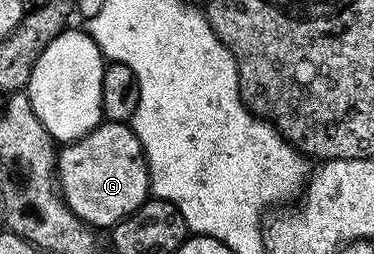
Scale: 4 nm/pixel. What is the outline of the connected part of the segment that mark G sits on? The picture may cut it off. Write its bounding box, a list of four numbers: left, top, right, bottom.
[57,121,151,229]

